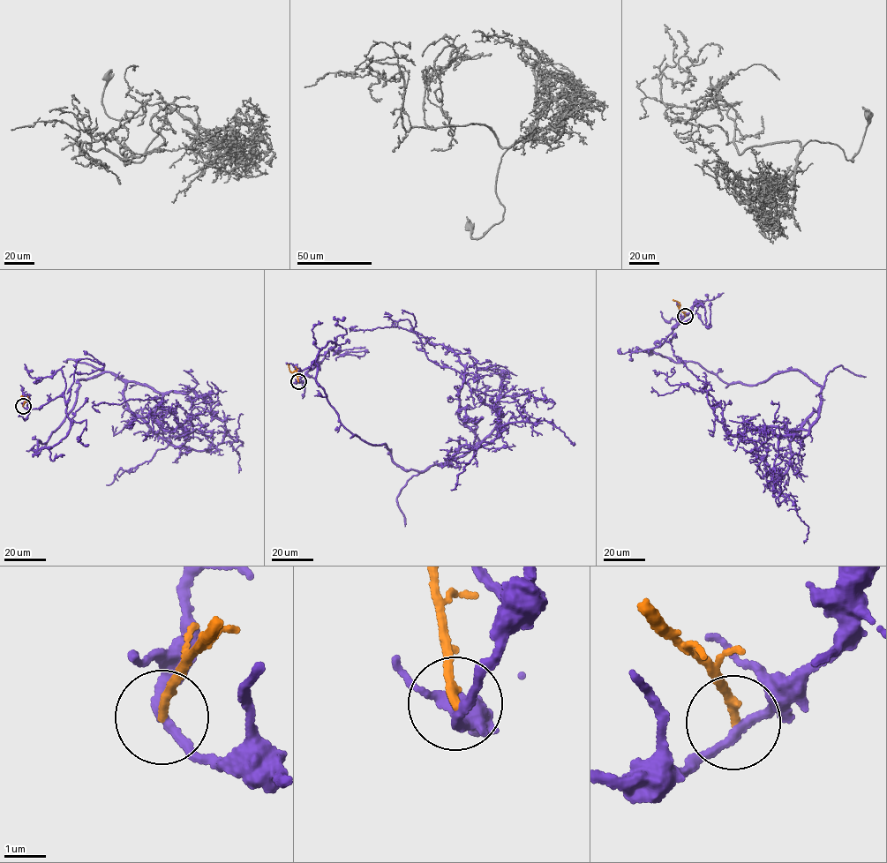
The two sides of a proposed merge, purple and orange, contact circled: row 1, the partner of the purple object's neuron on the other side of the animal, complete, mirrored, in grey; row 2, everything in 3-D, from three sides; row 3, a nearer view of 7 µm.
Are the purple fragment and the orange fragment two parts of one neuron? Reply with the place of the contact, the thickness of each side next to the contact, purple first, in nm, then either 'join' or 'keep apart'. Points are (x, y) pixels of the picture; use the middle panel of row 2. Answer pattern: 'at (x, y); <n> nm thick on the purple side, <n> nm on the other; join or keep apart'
at (298, 381); 200 nm thick on the purple side, 200 nm on the other; keep apart

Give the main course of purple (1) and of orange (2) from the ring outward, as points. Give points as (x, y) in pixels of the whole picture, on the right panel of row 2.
1: (685, 316), (646, 351), (731, 384), (798, 370), (823, 388), (816, 420), (728, 434), (710, 386), (660, 347)
2: (685, 316), (680, 303), (672, 300)

